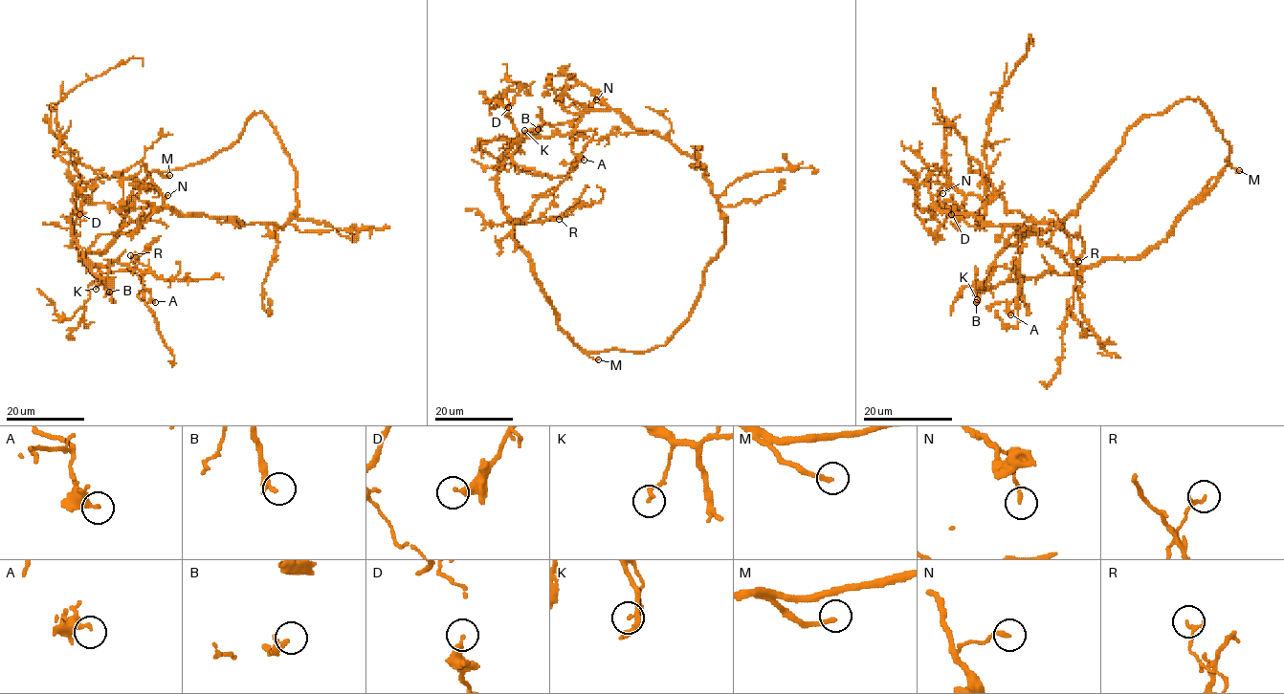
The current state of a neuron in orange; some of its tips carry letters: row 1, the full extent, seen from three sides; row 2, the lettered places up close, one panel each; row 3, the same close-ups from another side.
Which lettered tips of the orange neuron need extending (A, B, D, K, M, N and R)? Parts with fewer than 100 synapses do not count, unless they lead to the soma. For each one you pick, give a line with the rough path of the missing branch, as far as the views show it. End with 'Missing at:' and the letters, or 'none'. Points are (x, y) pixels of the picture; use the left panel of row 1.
M: (169, 175), (189, 182), (195, 191), (159, 184), (114, 194), (99, 204), (69, 203)
Missing at: M

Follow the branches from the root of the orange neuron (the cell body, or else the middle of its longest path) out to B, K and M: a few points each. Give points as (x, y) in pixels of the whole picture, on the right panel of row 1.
B: (1052, 226), (1026, 221), (1017, 231), (1017, 241), (997, 255), (988, 276), (977, 288), (976, 302)
K: (1052, 226), (1027, 220), (1017, 231), (1017, 241), (997, 255), (988, 276), (978, 288), (977, 299)
M: (1052, 226), (1067, 234), (1081, 267), (1134, 259), (1171, 233), (1213, 178), (1228, 165), (1239, 170)

